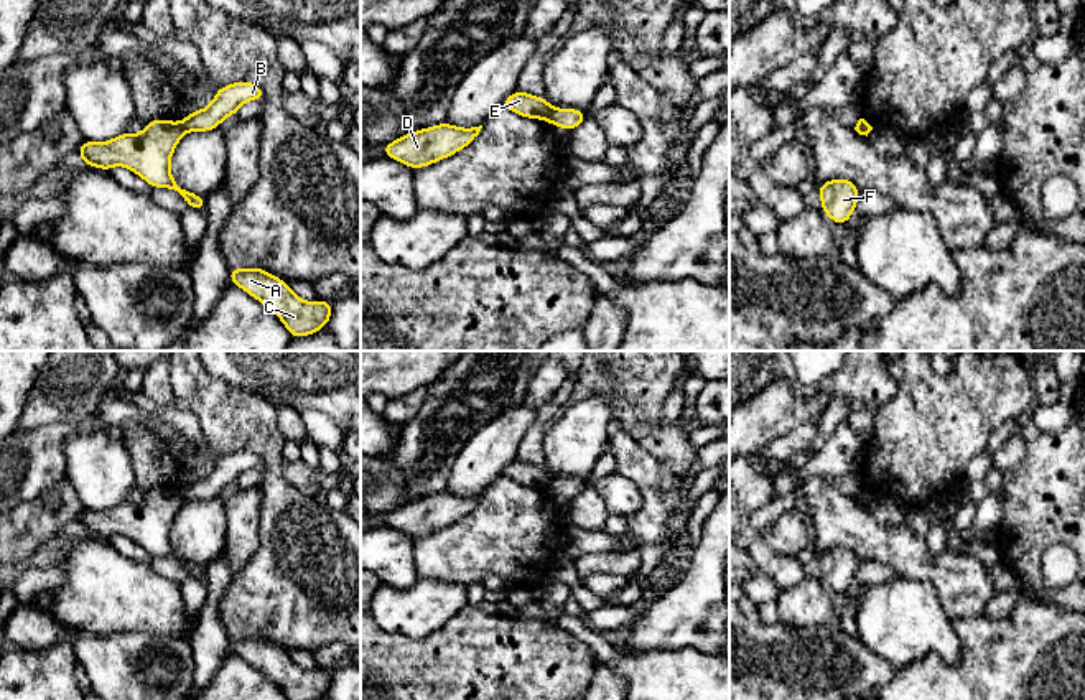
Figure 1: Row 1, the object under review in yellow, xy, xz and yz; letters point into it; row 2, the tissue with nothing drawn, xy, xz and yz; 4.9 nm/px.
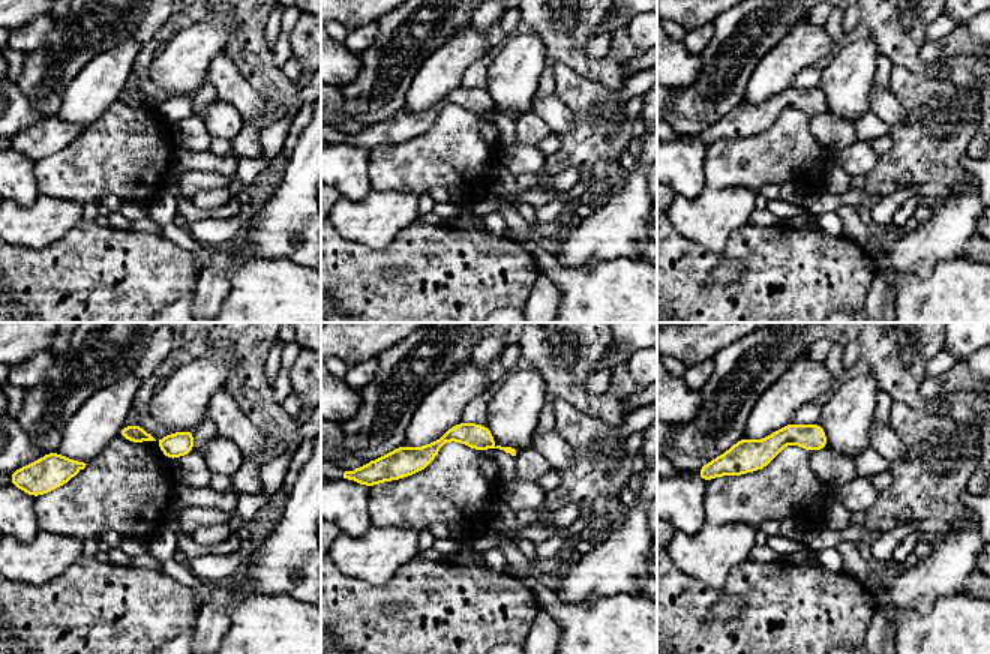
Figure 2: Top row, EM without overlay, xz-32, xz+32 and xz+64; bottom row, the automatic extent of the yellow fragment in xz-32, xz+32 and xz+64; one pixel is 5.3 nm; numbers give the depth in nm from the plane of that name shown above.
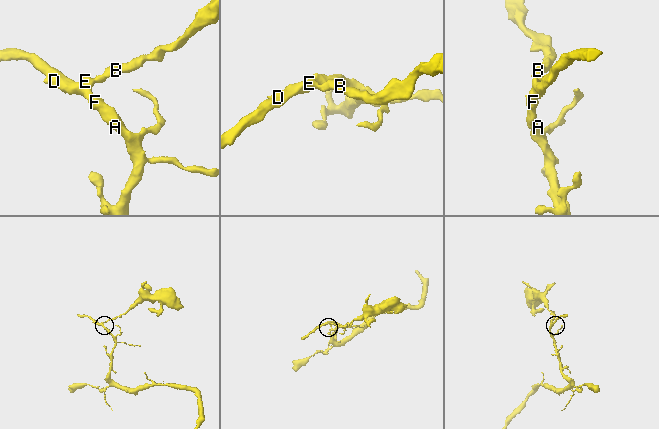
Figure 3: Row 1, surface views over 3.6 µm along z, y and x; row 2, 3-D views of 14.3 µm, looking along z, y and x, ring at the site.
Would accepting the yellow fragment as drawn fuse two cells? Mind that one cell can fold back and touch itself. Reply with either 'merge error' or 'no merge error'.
merge error

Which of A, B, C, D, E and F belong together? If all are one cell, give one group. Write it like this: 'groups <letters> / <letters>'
groups A C D E F / B

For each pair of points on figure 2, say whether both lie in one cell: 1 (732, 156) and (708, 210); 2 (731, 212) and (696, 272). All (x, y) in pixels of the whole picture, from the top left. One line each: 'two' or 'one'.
1: two
2: two

